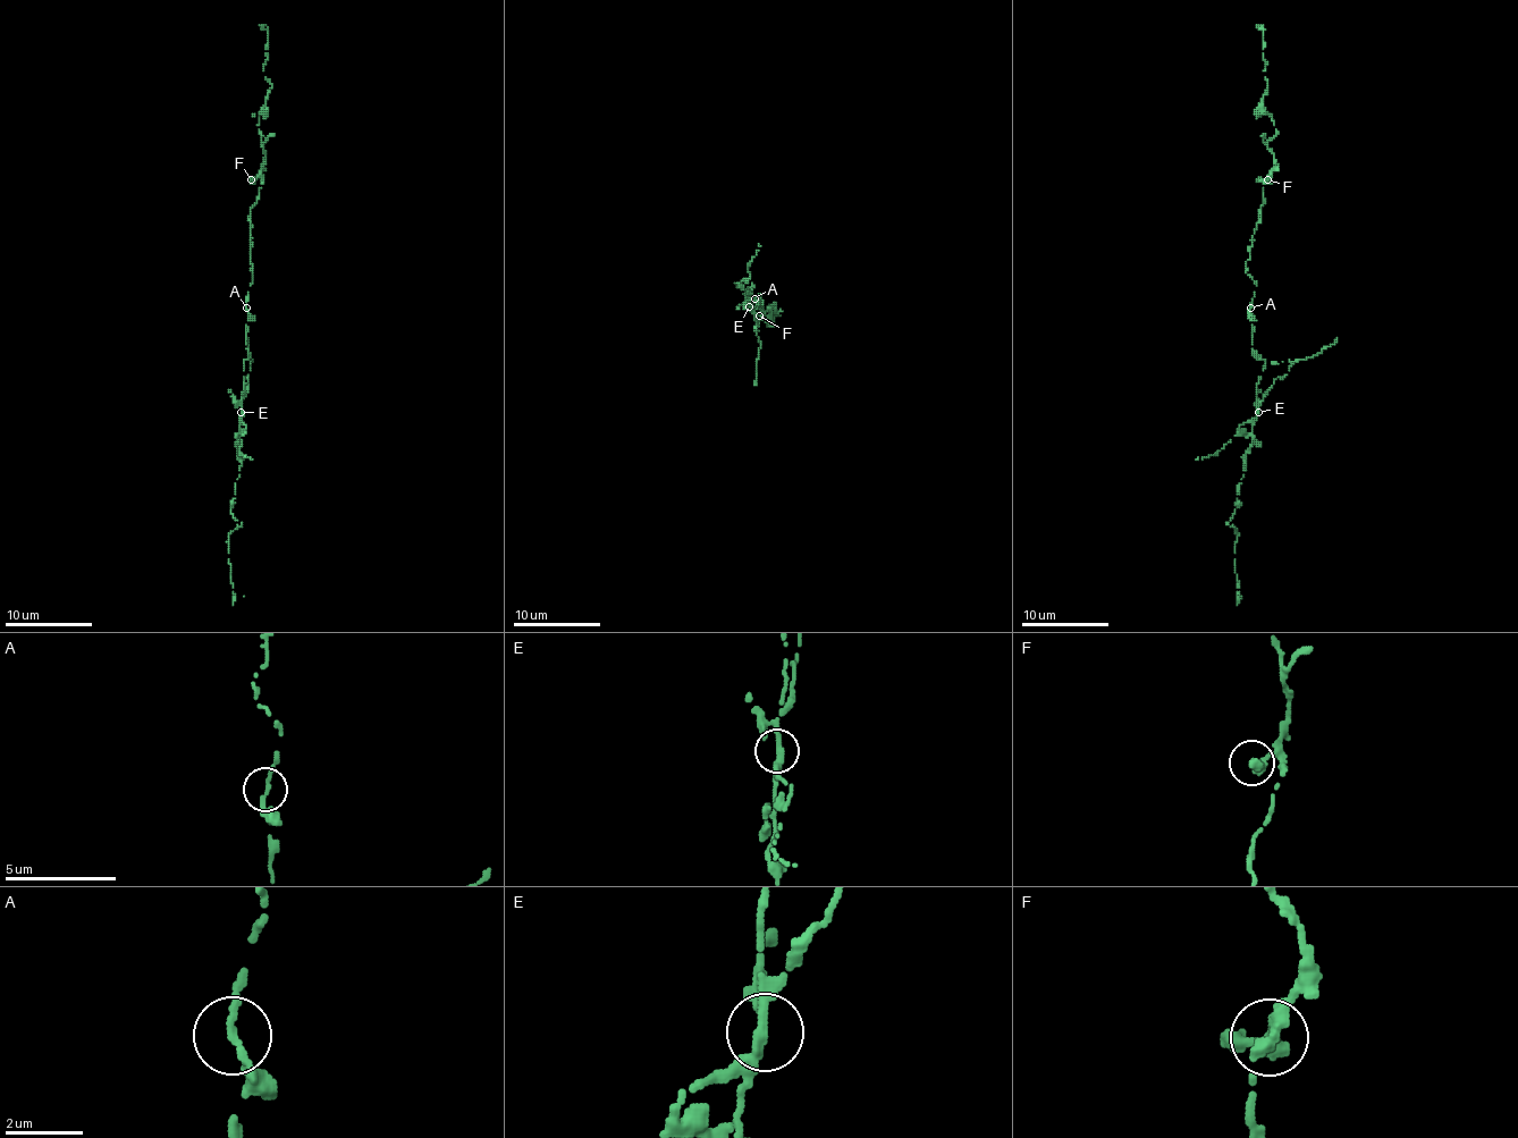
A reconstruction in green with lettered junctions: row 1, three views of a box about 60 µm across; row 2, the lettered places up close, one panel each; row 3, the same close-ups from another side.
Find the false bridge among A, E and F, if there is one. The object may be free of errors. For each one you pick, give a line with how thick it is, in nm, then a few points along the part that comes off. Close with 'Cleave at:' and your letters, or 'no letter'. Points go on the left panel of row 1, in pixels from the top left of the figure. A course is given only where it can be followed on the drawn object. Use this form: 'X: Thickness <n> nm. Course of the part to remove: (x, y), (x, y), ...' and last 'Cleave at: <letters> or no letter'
E: Thickness 320 nm. Course of the part to remove: (242, 412), (252, 362), (246, 338)
Cleave at: E

